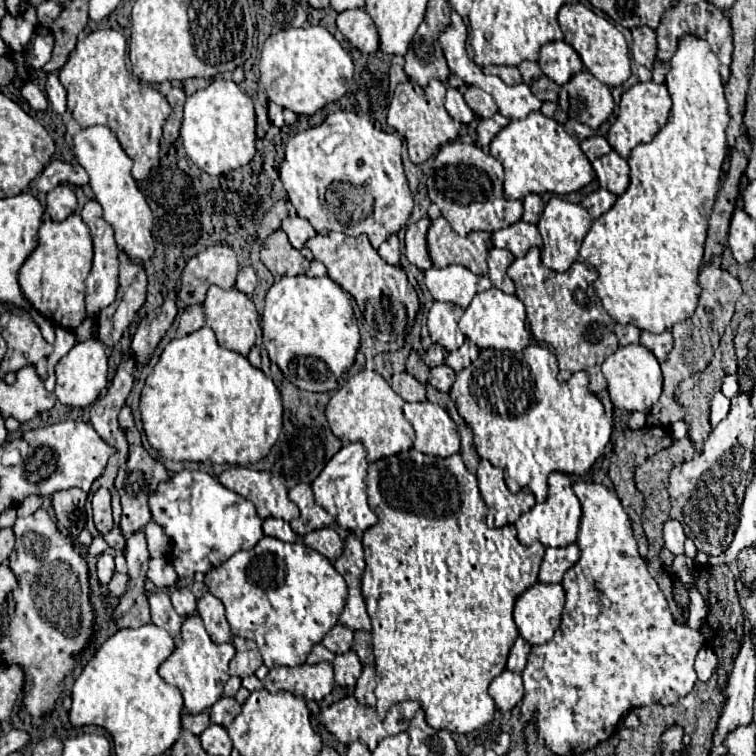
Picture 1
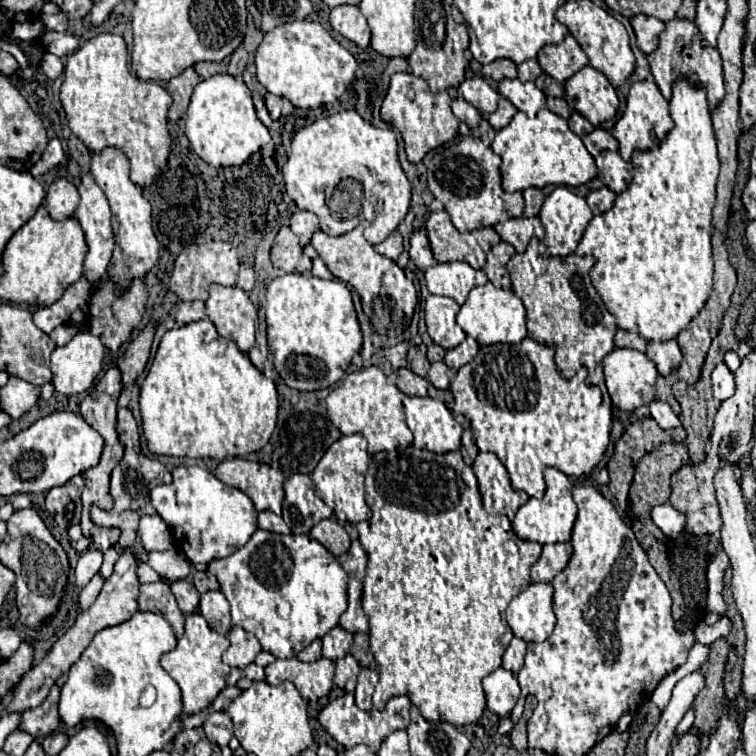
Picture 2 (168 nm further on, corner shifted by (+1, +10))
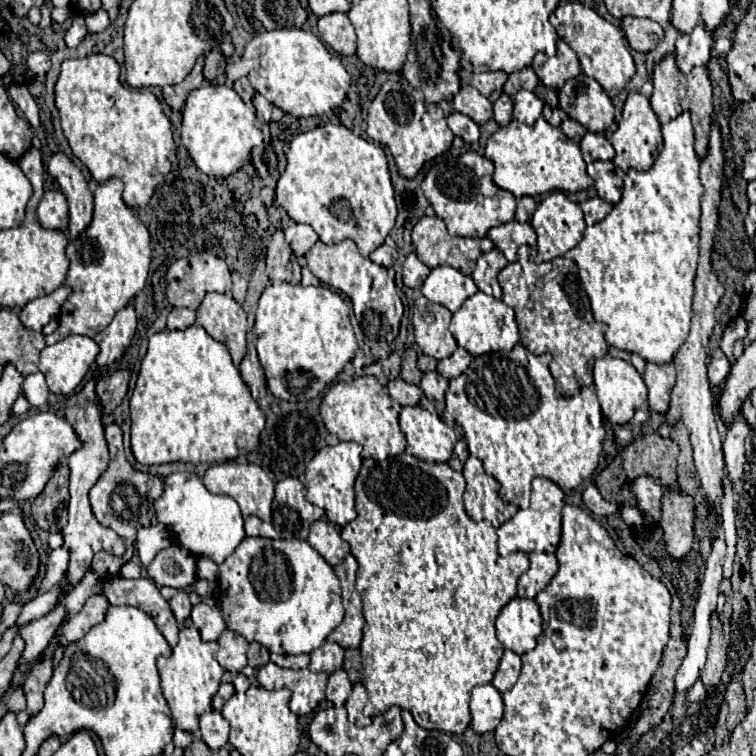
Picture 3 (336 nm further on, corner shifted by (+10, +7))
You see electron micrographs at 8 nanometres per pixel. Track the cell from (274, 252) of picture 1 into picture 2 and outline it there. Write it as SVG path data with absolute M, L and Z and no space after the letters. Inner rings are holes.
M283 225L275 237L275 243L271 247L271 261L275 269L281 269L285 273L311 271L311 259L303 253L297 235L287 225Z

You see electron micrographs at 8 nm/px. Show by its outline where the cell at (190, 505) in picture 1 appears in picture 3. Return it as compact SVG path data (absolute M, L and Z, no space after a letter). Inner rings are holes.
M174 472L164 480L164 492L154 502L158 522L170 526L180 546L194 556L204 556L222 564L246 536L244 520L234 498L226 494L212 494L202 480L192 472Z

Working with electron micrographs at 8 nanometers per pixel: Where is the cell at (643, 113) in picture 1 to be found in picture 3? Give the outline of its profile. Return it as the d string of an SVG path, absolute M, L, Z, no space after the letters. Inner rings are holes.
M628 92L626 104L622 108L622 120L618 122L616 132L608 140L610 140L610 144L616 150L616 156L614 156L612 162L618 168L622 168L624 172L628 168L648 170L652 166L654 158L658 156L658 152L662 148L662 134L660 134L658 116L652 110L652 106L650 106L650 102L648 102L648 98L644 94L640 94L640 92Z

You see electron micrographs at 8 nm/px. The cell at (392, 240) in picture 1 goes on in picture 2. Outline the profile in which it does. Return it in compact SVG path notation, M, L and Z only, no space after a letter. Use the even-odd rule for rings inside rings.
M393 231L383 243L375 245L375 251L389 257L389 259L393 259L393 261L397 261L399 253L403 251L403 237L399 235L399 231Z

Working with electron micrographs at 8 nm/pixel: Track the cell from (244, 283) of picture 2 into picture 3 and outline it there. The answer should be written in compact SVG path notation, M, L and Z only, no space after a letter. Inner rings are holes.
M232 272L232 296L234 296L234 300L238 302L238 304L242 304L244 302L244 298L246 298L246 288L248 288L248 282L238 274L238 272Z

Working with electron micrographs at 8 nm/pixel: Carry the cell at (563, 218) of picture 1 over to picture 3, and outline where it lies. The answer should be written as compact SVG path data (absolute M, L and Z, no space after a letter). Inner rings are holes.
M553 191L548 198L544 198L536 212L534 212L534 218L532 218L532 228L536 230L537 237L537 256L535 262L537 264L548 262L548 260L554 260L562 254L566 254L570 248L574 248L580 238L582 238L582 232L586 228L584 224L584 216L582 216L582 210L576 202L568 200L566 194L563 191Z

